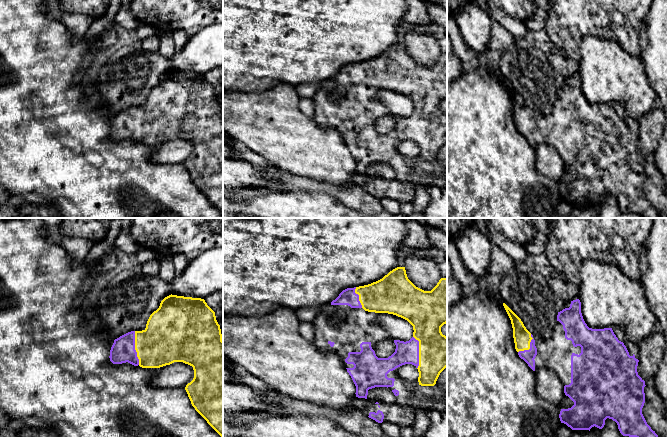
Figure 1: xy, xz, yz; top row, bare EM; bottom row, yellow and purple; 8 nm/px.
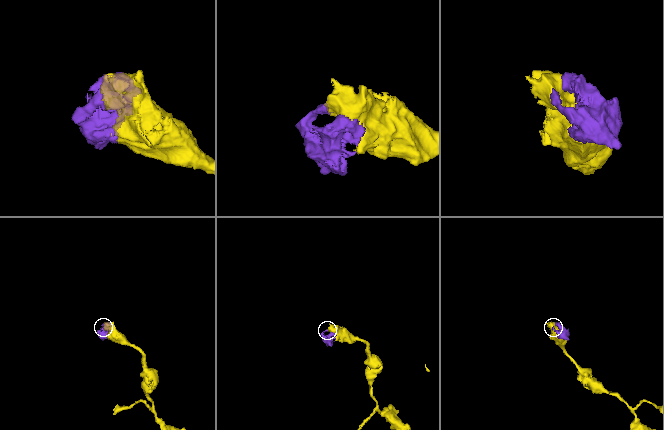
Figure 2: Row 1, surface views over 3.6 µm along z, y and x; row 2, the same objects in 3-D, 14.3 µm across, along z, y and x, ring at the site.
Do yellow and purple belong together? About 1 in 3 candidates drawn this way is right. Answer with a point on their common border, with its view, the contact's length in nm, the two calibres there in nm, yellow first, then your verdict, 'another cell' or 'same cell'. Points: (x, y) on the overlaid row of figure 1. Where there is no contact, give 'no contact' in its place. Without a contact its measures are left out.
contact xy (135, 348); length 280 nm; calibres 380 and 190 nm; same cell

